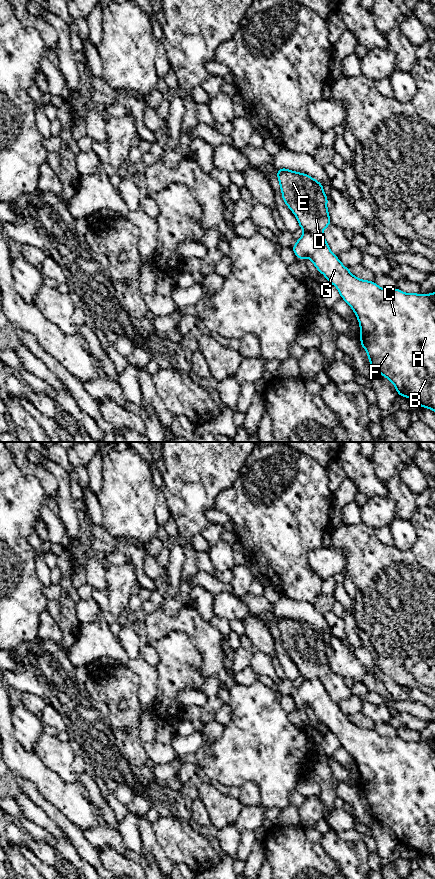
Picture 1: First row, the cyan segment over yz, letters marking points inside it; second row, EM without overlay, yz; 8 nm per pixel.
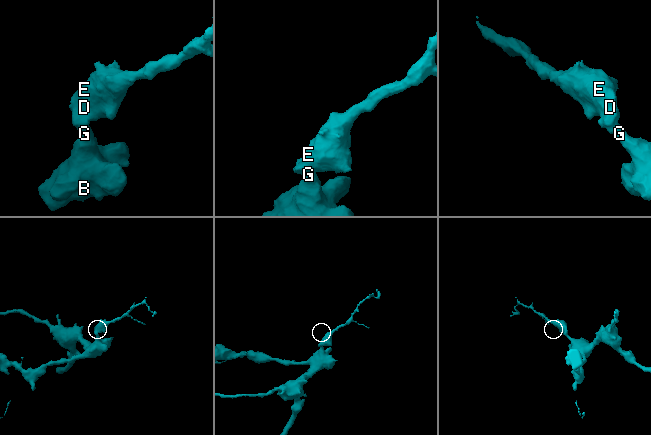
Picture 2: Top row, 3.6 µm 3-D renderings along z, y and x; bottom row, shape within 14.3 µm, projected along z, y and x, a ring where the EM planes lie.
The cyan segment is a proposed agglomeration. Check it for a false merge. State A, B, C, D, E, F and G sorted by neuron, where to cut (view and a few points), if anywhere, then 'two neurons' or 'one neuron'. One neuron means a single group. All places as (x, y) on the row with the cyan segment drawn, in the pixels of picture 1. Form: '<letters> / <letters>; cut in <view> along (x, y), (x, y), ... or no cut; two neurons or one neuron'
A B C F G / D E; cut in yz along (321, 231), (305, 232); two neurons

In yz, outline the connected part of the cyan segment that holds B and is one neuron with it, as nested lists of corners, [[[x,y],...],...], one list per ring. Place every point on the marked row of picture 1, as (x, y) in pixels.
[[[319,231],[305,232],[291,248],[298,259],[308,257],[353,309],[360,325],[360,345],[365,348],[374,371],[388,378],[399,396],[411,398],[419,407],[429,408],[435,412],[435,292],[407,294],[399,288],[387,290],[379,287],[374,281],[355,277],[332,253],[322,232]]]

